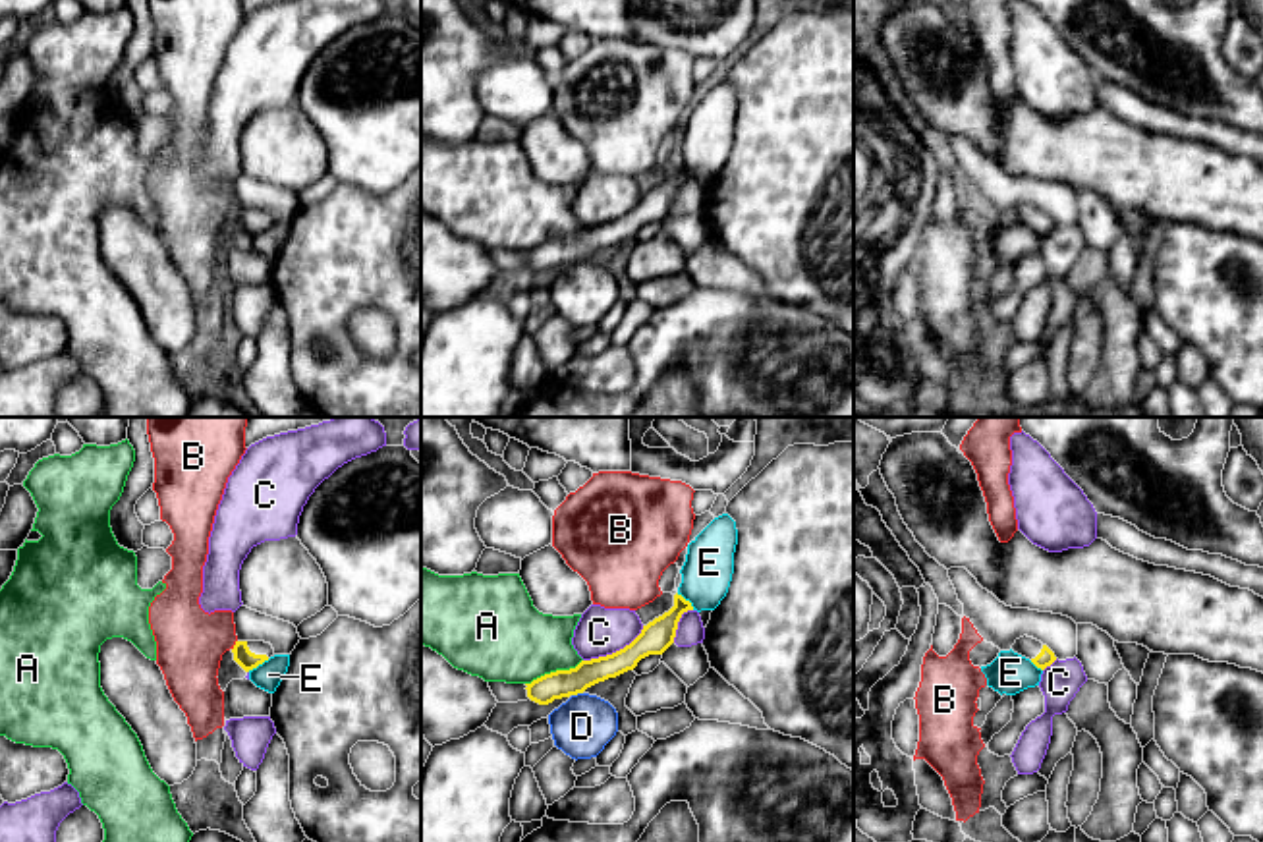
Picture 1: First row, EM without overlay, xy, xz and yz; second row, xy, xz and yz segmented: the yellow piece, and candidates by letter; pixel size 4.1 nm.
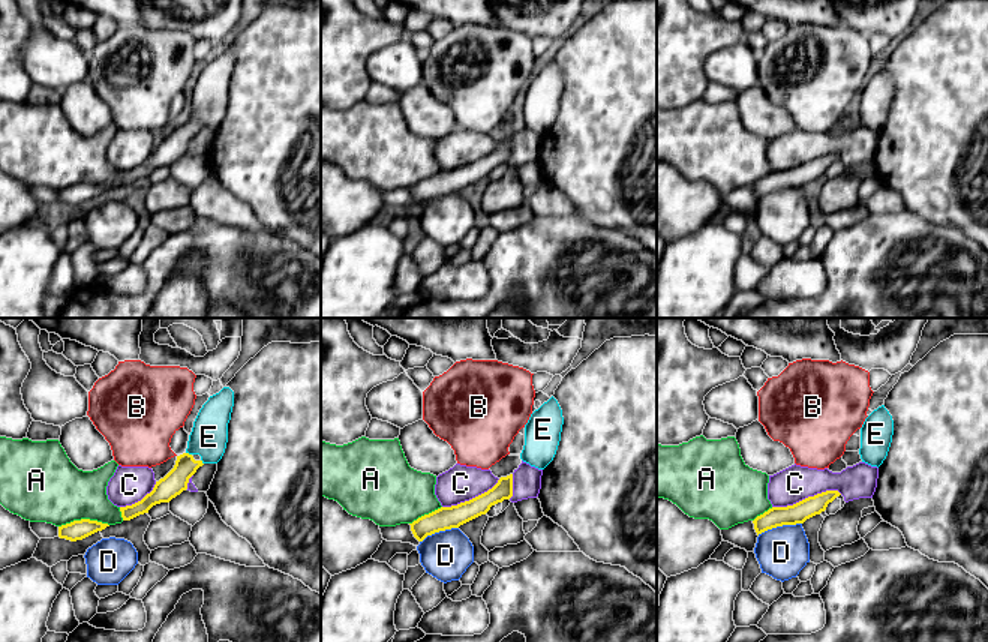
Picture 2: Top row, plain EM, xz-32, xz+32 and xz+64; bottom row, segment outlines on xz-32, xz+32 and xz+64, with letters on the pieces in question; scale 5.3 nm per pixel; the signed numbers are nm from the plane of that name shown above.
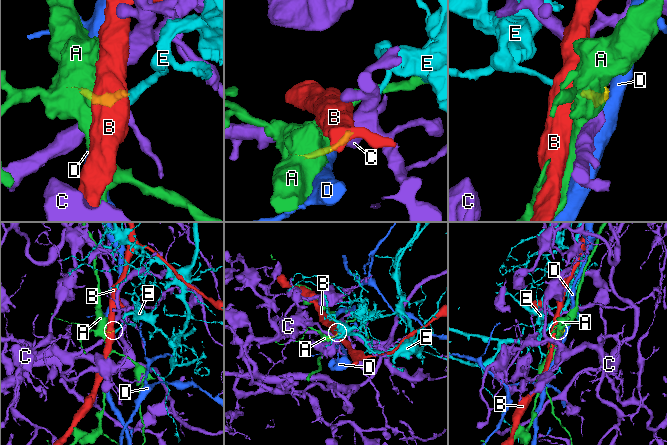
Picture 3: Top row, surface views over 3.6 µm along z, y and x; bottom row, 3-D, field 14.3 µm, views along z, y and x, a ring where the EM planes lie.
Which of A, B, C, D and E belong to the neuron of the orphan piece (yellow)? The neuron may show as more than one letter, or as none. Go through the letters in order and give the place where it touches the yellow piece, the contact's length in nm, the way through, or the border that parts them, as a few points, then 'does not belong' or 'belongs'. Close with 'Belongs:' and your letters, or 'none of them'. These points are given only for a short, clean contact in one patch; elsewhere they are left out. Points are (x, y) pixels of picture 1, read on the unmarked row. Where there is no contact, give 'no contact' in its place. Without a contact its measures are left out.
A: contact xz (553, 240); length 260 nm; does not belong
B: contact xy (234, 213); length 50 nm; border xy (236, 207), (232, 217); does not belong
C: contact xz (617, 219); length 300 nm; does not belong
D: contact xz (576, 261); length 50 nm; border xz (582, 259), (572, 263); does not belong
E: contact xy (257, 232); length 110 nm; border xy (269, 226), (248, 238); does not belong
Belongs: none of them

